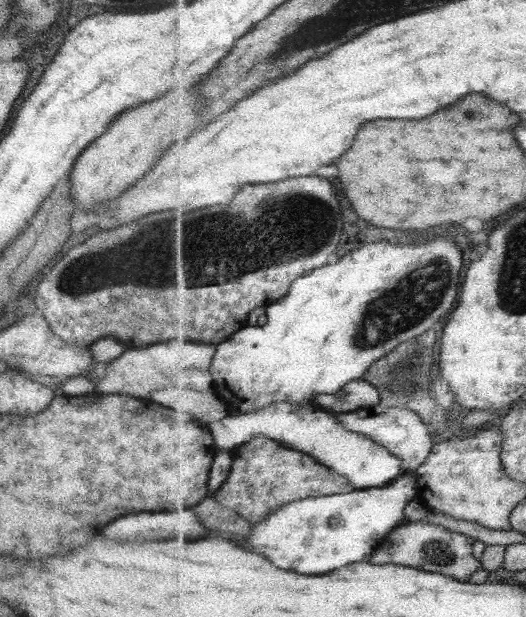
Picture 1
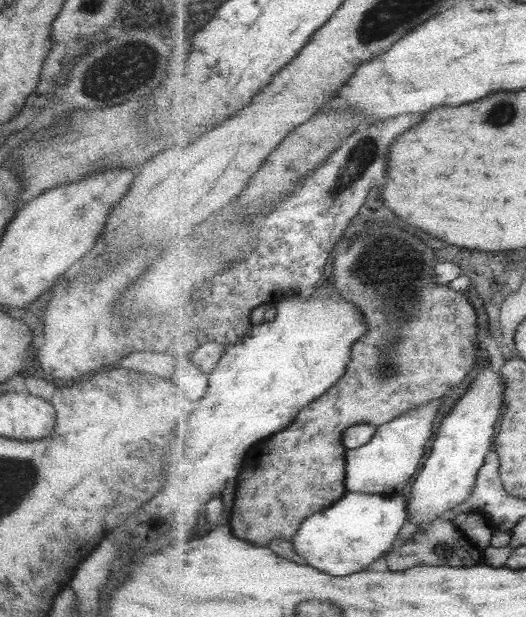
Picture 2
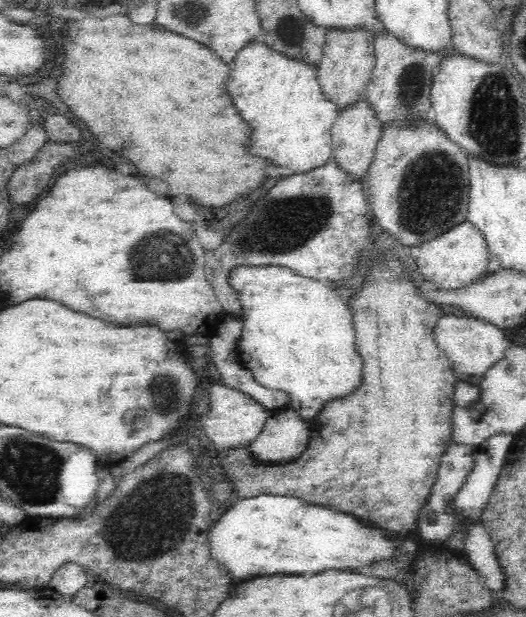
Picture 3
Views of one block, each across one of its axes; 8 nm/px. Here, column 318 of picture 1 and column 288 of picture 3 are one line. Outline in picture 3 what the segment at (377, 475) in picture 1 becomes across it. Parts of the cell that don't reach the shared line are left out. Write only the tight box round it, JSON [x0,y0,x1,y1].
[251,409,314,463]

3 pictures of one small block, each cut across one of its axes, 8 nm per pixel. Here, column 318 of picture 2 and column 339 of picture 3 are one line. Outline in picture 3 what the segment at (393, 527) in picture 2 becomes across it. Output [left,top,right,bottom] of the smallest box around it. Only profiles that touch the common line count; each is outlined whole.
[207,494,400,580]

